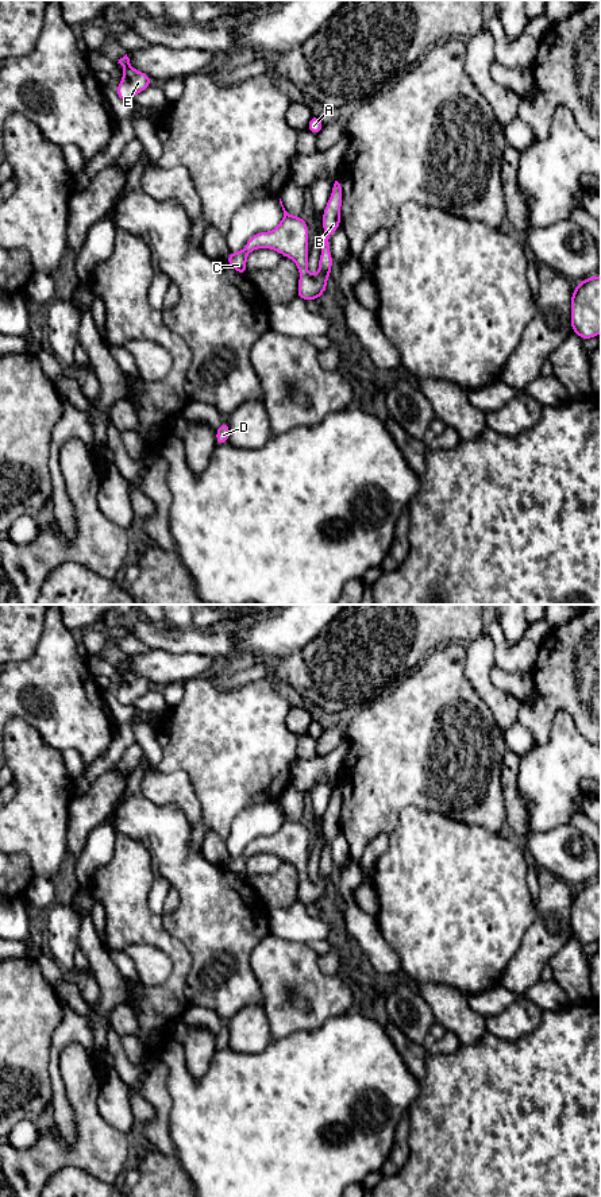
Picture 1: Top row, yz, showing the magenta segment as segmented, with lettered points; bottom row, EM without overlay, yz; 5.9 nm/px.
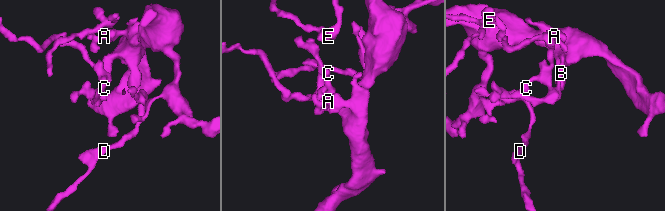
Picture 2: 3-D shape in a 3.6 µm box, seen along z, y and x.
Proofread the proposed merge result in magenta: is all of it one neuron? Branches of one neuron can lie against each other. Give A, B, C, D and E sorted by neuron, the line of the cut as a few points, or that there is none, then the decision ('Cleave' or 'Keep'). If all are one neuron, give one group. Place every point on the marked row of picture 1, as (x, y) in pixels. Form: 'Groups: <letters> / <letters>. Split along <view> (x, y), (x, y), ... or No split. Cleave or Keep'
Groups: A B C D E. No split. Keep

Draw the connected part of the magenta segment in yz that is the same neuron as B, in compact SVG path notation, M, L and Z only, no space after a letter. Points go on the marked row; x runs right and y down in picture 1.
M335 181L331 198L323 212L324 243L319 260L319 273L312 277L308 267L308 224L301 216L290 216L280 198L284 211L282 220L277 228L269 232L258 232L249 239L240 252L230 252L228 265L242 275L247 275L247 255L257 248L273 248L282 256L292 258L300 271L297 297L305 302L320 298L327 289L327 279L332 269L332 255L330 252L330 236L340 227L342 186Z

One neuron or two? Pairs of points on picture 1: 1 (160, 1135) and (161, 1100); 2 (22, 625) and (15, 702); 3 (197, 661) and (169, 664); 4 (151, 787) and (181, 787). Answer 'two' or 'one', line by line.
1: one
2: two
3: one
4: one

